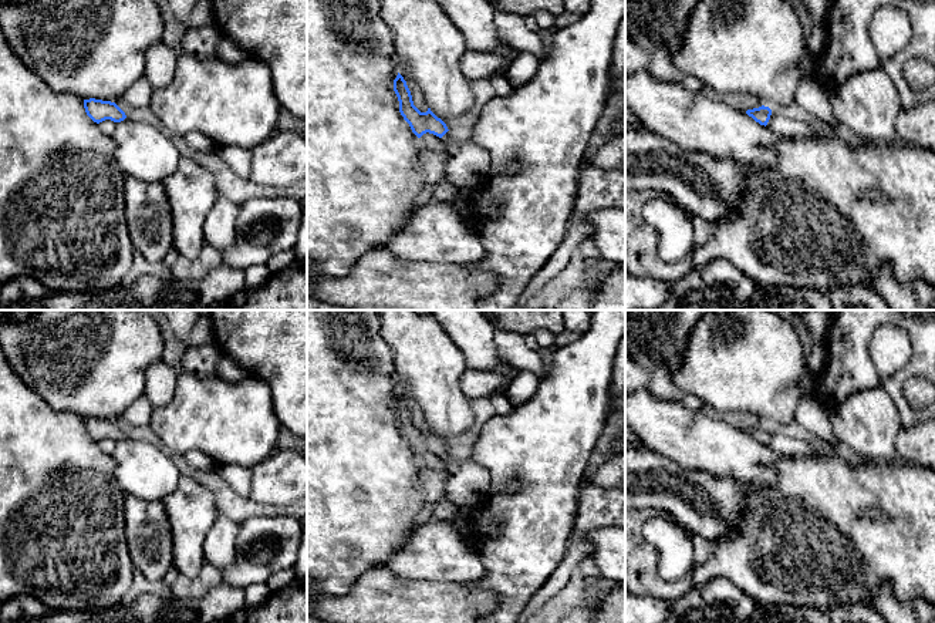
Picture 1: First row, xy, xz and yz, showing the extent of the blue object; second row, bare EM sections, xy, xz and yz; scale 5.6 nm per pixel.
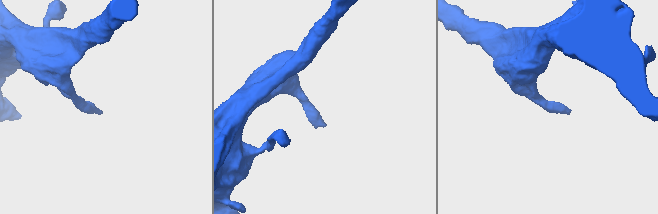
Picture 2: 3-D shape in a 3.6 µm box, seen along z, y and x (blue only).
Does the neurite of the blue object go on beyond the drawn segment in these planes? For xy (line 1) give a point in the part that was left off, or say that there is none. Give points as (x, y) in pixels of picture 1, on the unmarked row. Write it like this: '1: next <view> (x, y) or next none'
1: next none

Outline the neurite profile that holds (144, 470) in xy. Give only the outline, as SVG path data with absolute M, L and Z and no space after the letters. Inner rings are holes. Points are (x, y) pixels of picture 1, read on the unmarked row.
M125 437L117 441L114 475L125 495L162 502L178 488L180 472L161 444Z

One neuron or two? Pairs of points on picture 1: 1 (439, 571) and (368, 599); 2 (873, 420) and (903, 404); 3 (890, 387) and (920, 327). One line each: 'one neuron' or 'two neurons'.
1: two neurons
2: two neurons
3: one neuron

